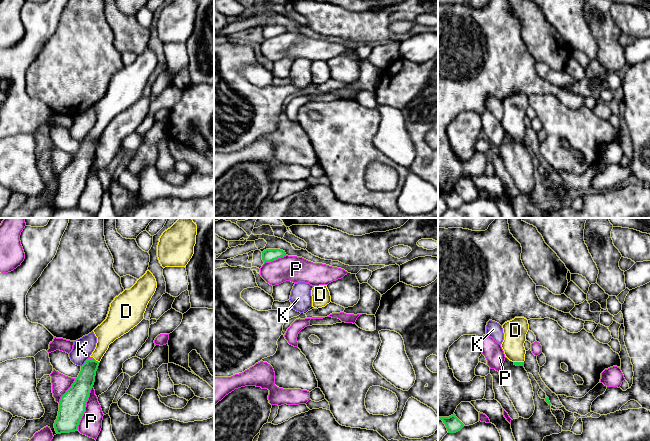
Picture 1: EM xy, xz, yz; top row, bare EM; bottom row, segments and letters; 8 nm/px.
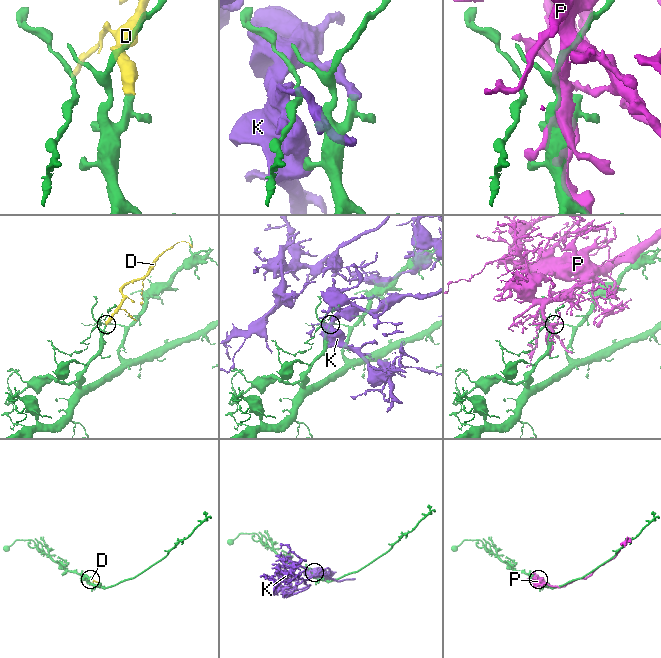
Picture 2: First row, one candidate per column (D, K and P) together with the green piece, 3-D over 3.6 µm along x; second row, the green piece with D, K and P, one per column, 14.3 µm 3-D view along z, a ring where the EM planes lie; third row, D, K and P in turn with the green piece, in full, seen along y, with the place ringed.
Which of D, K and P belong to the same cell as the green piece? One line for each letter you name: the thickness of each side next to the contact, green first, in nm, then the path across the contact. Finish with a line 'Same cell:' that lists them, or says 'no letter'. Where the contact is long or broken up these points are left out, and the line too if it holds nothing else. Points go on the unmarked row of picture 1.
D: calibres 150 and 180 nm; way xy (82, 161), (88, 146), (97, 137), (97, 130), (107, 108)
Same cell: D

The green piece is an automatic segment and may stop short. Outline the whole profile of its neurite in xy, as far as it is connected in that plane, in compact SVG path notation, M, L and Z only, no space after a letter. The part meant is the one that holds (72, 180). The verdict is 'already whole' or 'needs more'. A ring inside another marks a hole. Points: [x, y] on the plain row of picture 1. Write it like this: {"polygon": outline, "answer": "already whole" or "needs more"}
{"polygon": "M147 46L130 65L125 65L110 79L106 95L93 106L97 119L90 133L94 135L85 137L78 153L60 175L58 192L54 199L57 210L78 206L90 166L95 158L99 138L111 119L144 95L147 81L156 64L156 55Z", "answer": "needs more"}

